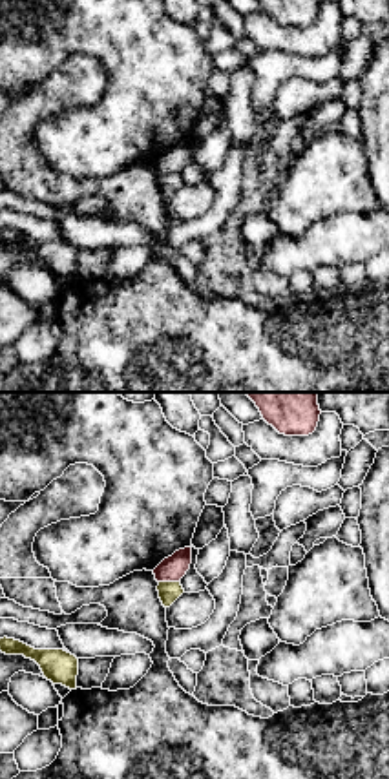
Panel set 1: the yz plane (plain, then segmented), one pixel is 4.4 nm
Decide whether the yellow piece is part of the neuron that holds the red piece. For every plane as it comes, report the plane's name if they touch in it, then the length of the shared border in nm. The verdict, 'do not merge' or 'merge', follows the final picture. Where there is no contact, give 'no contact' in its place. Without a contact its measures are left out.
contact in yz; length 100 nm

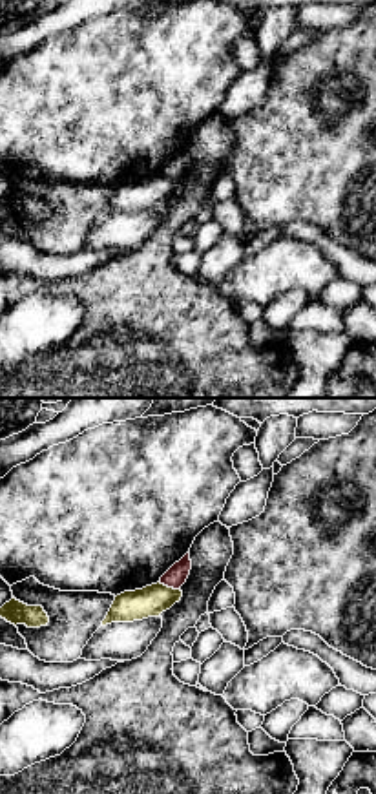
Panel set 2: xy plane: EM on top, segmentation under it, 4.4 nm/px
contact in xy; length 100 nm

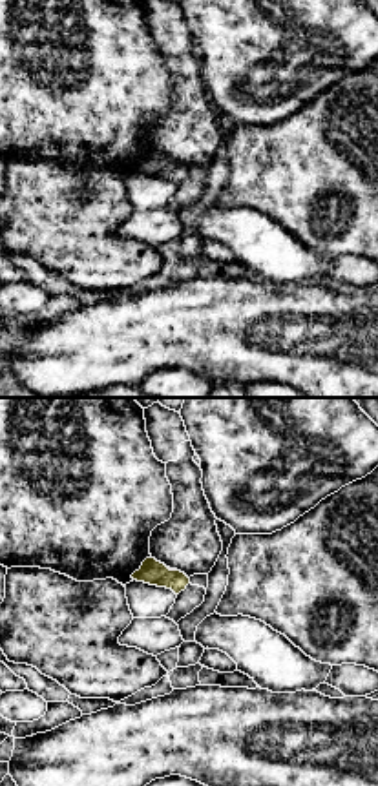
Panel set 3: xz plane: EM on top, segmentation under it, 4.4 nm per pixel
contact in xz; length 50 nm

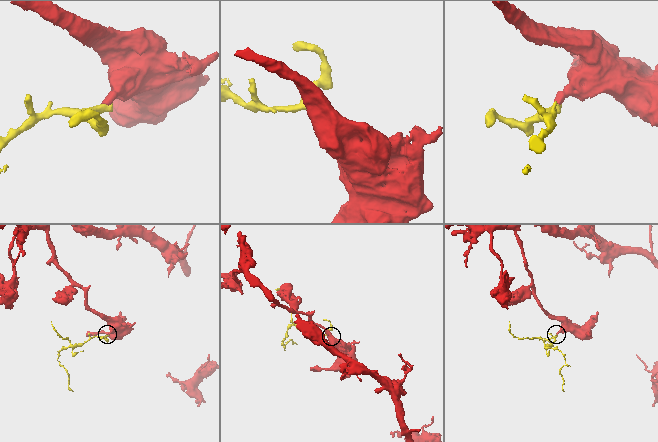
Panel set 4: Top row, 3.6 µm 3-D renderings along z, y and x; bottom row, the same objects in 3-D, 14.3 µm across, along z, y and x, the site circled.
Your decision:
do not merge

